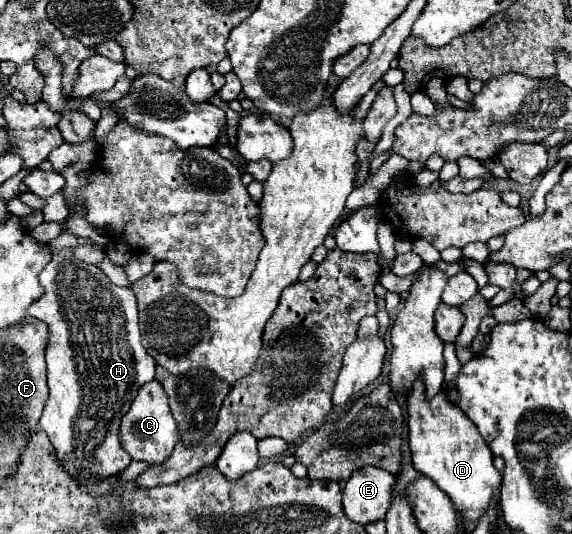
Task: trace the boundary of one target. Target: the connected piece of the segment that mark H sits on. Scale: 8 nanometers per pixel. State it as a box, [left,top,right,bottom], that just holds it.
[29,248,155,486]

